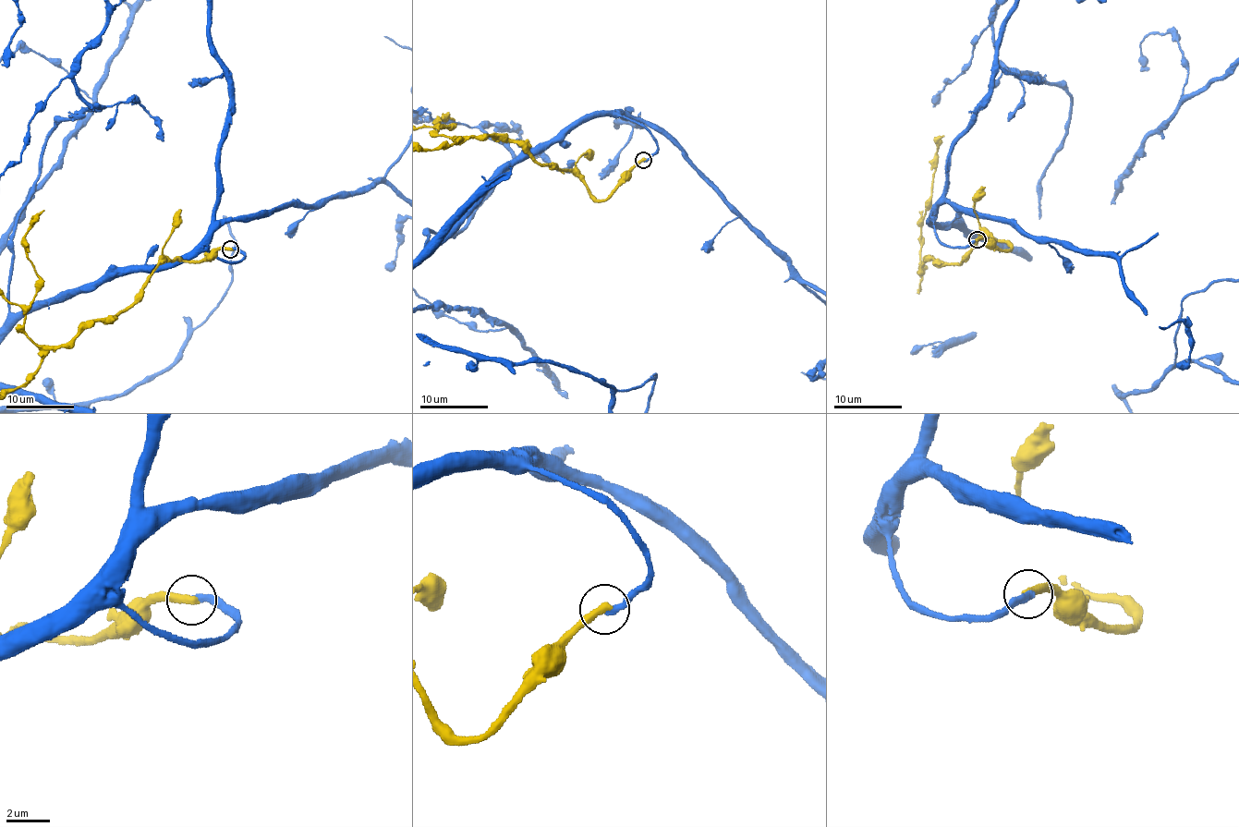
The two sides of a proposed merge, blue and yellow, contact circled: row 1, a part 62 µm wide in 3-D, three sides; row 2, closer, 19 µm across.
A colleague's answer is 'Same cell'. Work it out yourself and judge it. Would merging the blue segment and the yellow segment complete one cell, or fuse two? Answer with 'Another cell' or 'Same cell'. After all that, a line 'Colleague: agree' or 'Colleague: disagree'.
Same cell
Colleague: agree

